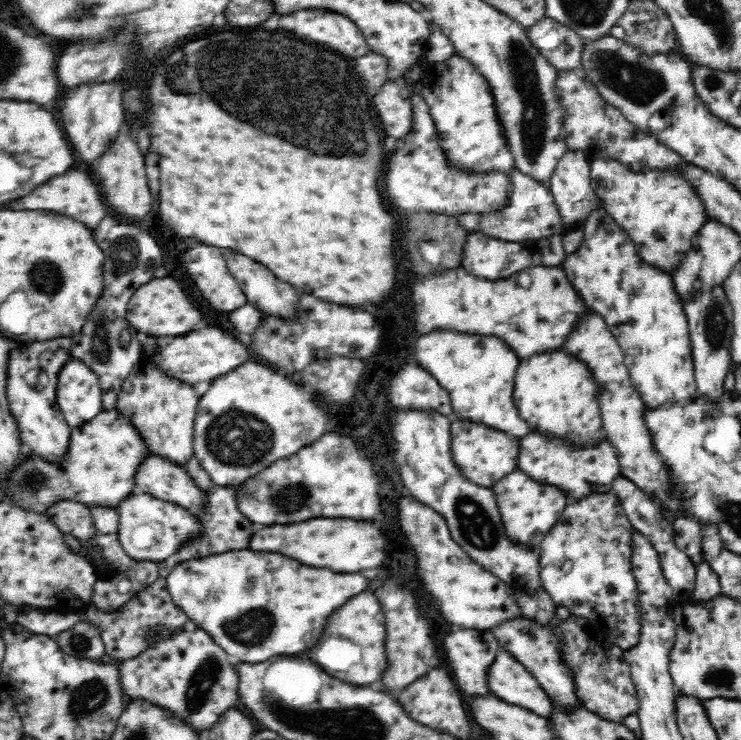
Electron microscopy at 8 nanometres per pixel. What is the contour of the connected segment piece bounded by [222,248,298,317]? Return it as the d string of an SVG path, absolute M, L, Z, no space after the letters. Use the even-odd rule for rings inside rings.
M222 248L222 256L226 258L228 270L238 281L248 303L258 305L265 315L291 317L294 314L298 290L290 283L282 282L266 266L236 250Z

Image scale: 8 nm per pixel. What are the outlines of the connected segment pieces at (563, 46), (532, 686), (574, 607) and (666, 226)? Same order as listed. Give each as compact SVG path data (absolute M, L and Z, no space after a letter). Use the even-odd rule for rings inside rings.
M544 17L528 29L532 44L554 67L559 71L572 70L583 75L582 52L586 42L570 25Z
M510 652L498 654L496 664L490 670L490 688L508 704L530 708L532 712L538 712L538 716L550 716L554 712L544 688Z
M612 491L594 493L570 501L558 524L540 542L540 578L543 589L554 603L564 605L577 617L584 617L605 630L618 652L634 648L642 636L642 609L638 583L632 568L635 528Z
M594 159L590 160L590 168L591 168L591 183L592 188L594 189L594 193L596 197L599 198L599 207L603 210L606 210L608 214L610 214L611 218L614 218L624 230L630 238L633 240L635 247L637 248L637 252L639 256L648 264L654 265L660 269L670 269L674 267L674 264L678 264L680 260L682 260L683 253L686 252L687 248L690 248L690 240L692 240L692 236L698 232L698 228L702 228L704 222L707 222L707 209L705 208L705 203L701 194L698 191L697 185L693 183L692 180L685 174L685 168L682 168L681 164L678 164L678 167L658 167L658 168L648 168L648 169L640 169L634 171L628 167L628 165L622 163L621 160L616 159Z

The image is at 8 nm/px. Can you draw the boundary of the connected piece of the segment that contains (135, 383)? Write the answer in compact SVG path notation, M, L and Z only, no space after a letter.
M140 361L124 380L116 409L137 425L151 455L162 455L183 465L193 455L194 420L201 398L194 392L193 384L170 375L154 361Z

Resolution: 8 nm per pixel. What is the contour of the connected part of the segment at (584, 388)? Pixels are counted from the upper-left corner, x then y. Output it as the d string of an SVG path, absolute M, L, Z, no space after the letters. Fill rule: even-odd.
M564 346L524 358L515 376L514 403L530 430L541 429L569 437L578 443L594 444L604 436L598 381L581 357Z

